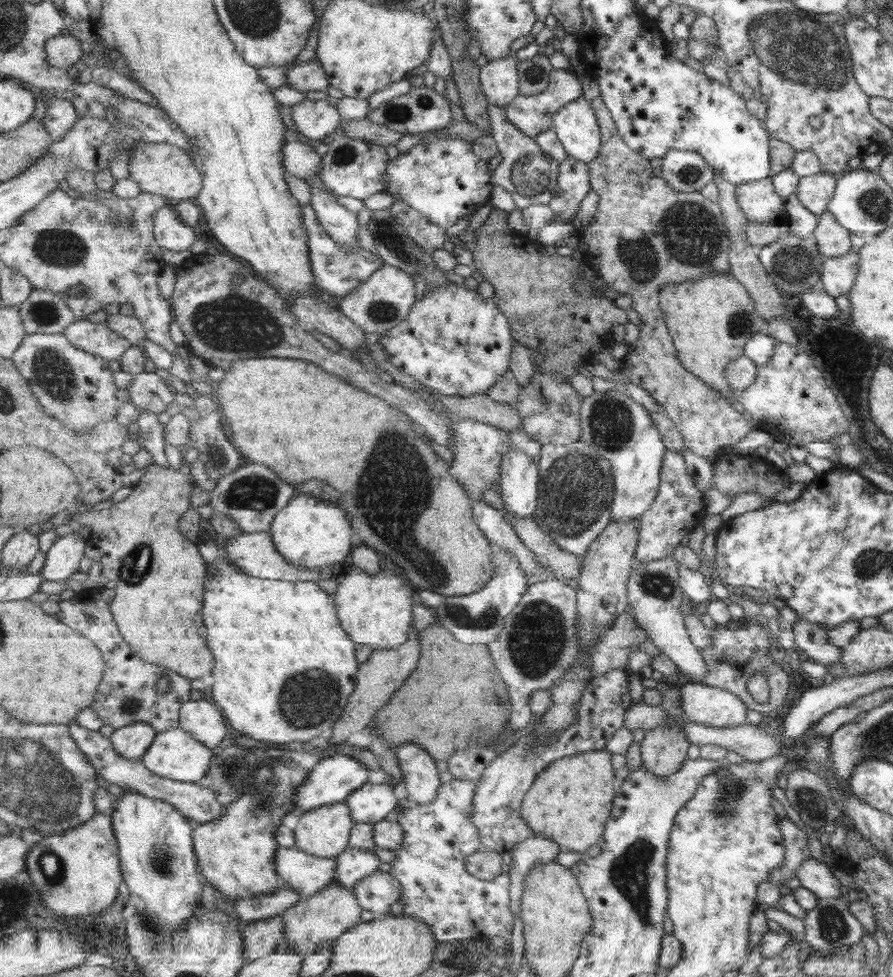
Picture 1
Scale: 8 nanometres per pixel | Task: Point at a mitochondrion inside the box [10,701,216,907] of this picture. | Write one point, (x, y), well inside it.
(53, 868)

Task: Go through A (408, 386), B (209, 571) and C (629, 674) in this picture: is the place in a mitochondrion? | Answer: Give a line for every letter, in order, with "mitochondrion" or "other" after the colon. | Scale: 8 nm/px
A: other
B: other
C: other

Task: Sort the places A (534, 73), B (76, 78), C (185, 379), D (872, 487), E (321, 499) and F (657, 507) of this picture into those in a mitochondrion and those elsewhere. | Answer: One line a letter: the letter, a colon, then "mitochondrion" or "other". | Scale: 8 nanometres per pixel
A: mitochondrion
B: other
C: other
D: other
E: other
F: other

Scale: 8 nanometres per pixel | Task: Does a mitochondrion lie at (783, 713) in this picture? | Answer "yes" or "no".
no

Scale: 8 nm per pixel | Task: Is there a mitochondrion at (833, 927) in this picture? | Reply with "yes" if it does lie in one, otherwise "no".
yes

